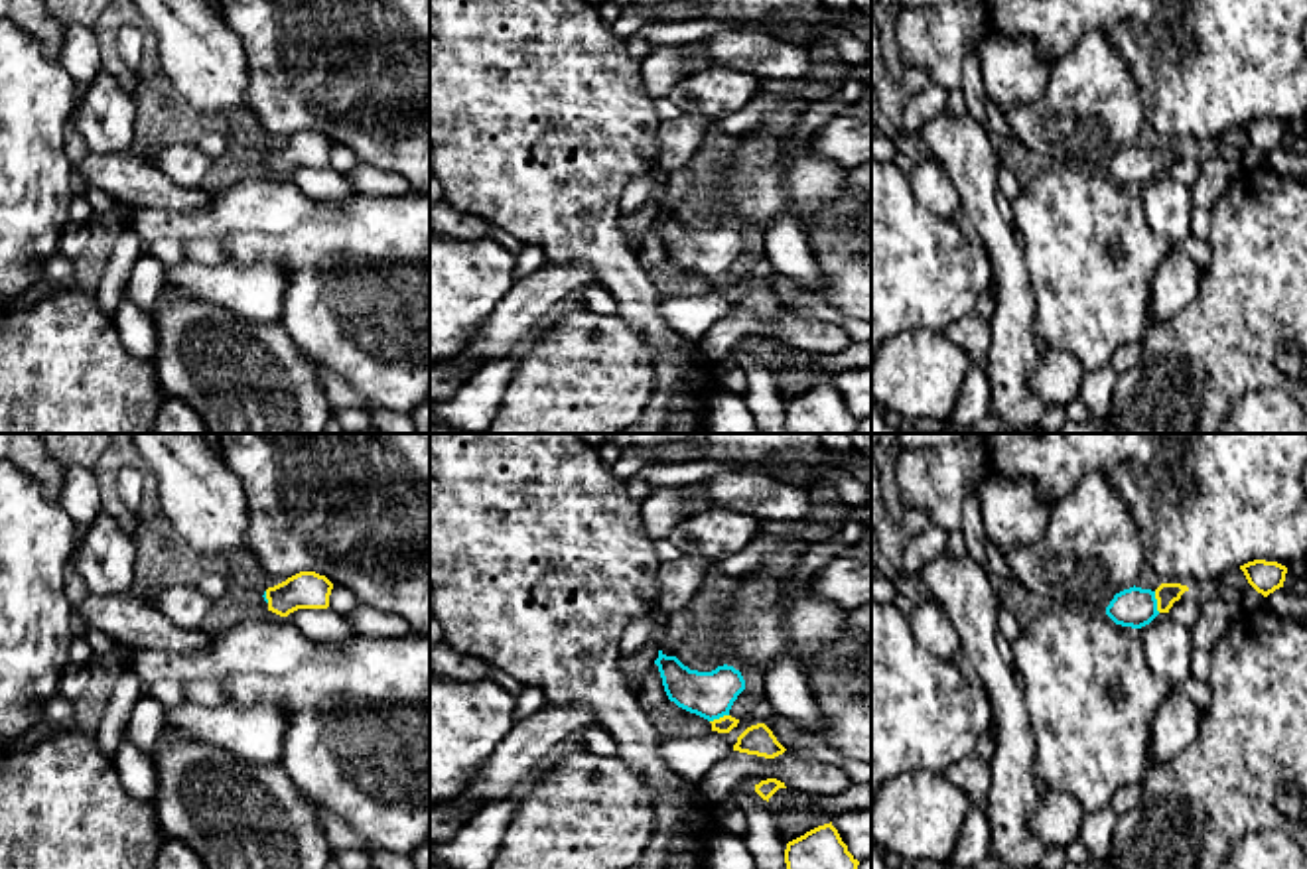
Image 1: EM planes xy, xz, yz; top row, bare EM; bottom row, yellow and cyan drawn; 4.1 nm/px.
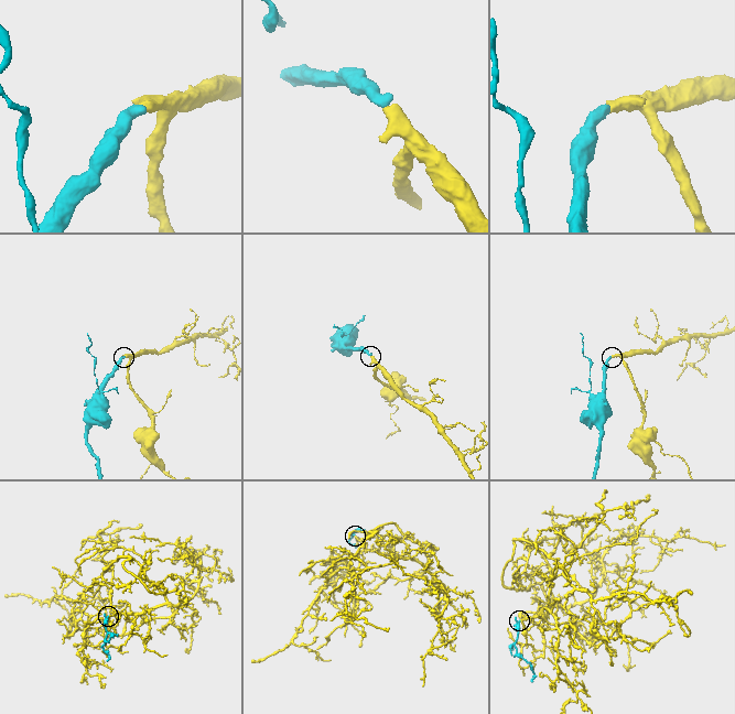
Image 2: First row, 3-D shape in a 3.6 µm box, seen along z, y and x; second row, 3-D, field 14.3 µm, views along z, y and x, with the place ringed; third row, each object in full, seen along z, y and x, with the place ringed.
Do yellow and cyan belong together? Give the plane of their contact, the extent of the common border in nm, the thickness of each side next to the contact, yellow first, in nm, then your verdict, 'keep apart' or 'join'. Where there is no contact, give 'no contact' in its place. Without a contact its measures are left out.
yz | 90 nm | 90/160 nm | join

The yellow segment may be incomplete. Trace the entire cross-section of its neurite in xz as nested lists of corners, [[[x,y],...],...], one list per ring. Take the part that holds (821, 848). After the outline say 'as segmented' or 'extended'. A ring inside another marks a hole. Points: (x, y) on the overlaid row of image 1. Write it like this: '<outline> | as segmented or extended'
[[[832,822],[789,841],[785,863],[787,869],[858,869],[860,865]]] | as segmented

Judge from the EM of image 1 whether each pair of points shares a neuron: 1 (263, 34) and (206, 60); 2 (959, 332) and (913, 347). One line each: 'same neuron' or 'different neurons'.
1: different neurons
2: different neurons

